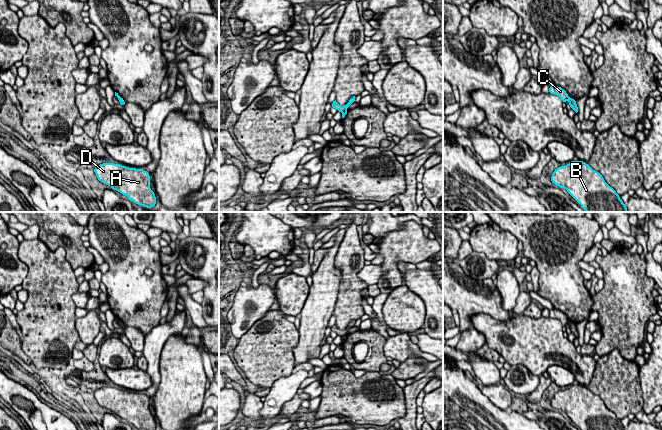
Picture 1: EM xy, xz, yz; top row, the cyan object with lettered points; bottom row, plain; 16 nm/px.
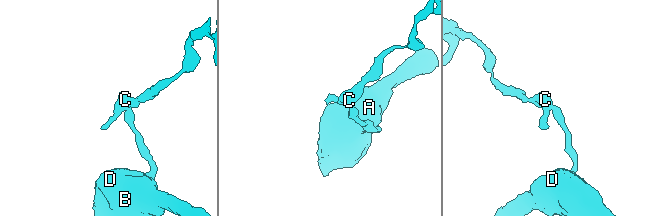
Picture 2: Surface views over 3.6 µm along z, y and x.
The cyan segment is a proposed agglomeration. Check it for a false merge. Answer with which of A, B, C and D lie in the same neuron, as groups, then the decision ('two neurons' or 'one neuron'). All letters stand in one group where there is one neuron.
groups A B D / C; two neurons

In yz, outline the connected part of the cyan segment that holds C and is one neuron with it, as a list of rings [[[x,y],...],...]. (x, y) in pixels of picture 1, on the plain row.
[[[554,309],[550,310],[549,317],[554,318],[554,319],[558,319],[561,322],[563,327],[565,327],[567,322],[569,321],[567,316],[559,310],[554,310]]]

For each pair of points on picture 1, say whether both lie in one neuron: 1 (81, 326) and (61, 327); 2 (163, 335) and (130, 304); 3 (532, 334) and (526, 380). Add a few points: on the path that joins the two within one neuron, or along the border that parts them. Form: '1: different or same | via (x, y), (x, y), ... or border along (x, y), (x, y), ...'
1: different | border along (75, 318), (75, 329), (79, 338)
2: different | border along (159, 324), (144, 338)
3: different | border along (511, 365), (522, 364), (538, 376)

